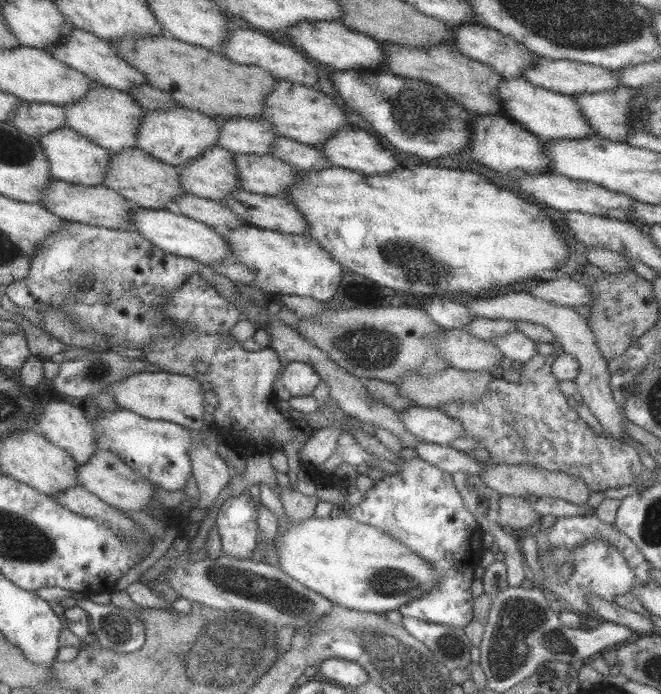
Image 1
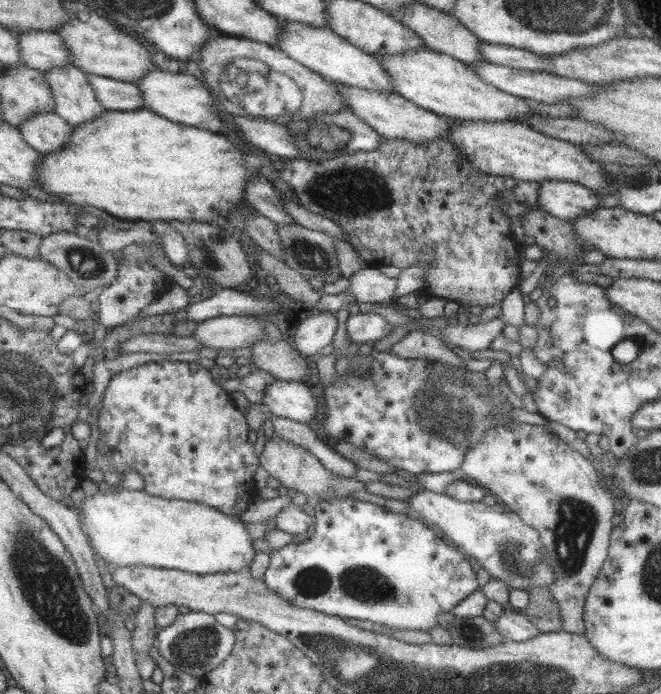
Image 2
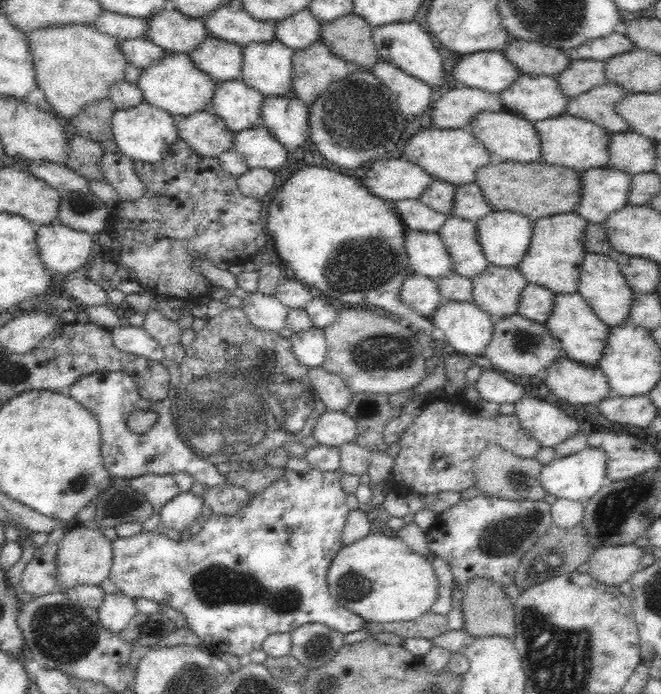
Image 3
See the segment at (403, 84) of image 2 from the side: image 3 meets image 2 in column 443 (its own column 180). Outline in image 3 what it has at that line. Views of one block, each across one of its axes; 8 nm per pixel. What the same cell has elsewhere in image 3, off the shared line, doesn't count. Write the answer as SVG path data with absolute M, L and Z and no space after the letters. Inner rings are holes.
M164 52L164 58L154 62L154 66L144 68L138 80L138 88L144 94L144 102L152 104L154 108L170 112L172 116L190 116L194 112L210 110L216 86L218 86L216 80L204 74L188 54L168 54L168 52Z

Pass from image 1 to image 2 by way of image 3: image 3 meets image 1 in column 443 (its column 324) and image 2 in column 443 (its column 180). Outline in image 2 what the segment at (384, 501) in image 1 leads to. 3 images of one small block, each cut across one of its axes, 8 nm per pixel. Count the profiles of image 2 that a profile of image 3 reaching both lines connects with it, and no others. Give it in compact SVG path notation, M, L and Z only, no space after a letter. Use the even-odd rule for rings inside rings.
M349 498L319 500L315 510L315 534L301 544L287 544L271 552L269 568L263 574L263 582L279 598L295 604L297 608L309 608L327 616L339 616L343 620L359 618L373 624L385 624L387 628L421 630L437 626L437 616L449 612L475 590L479 590L477 574L471 570L459 548L447 546L437 538L435 528L413 520L405 514L387 512L385 508Z

